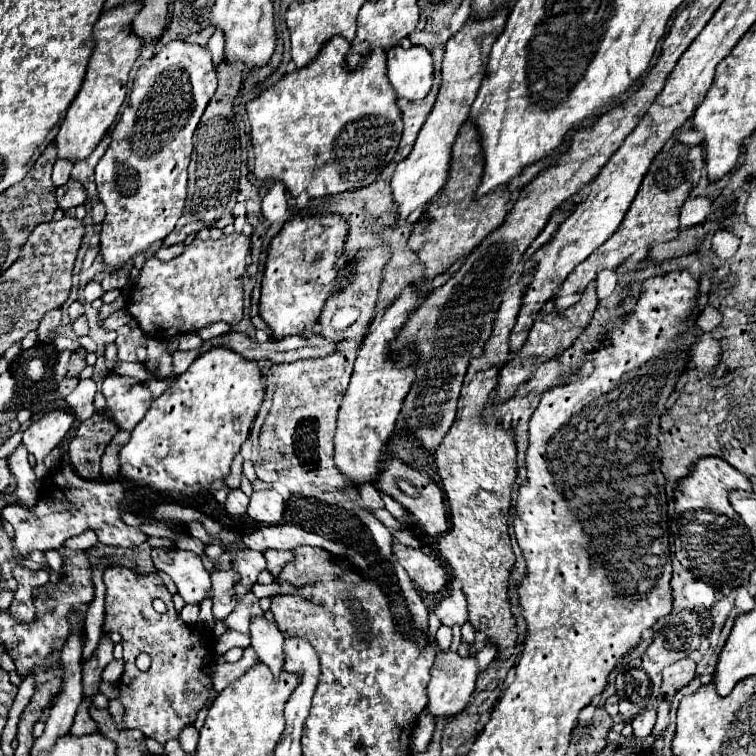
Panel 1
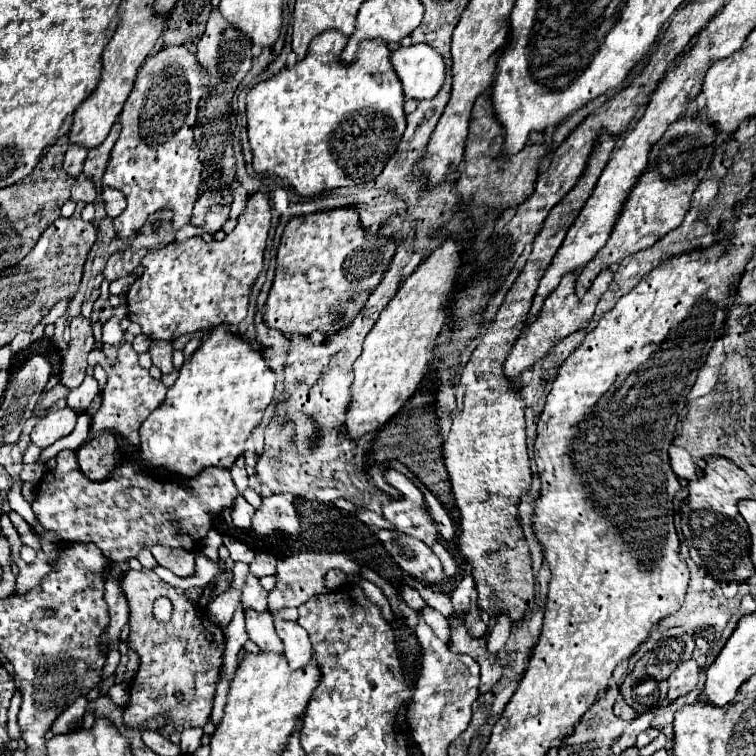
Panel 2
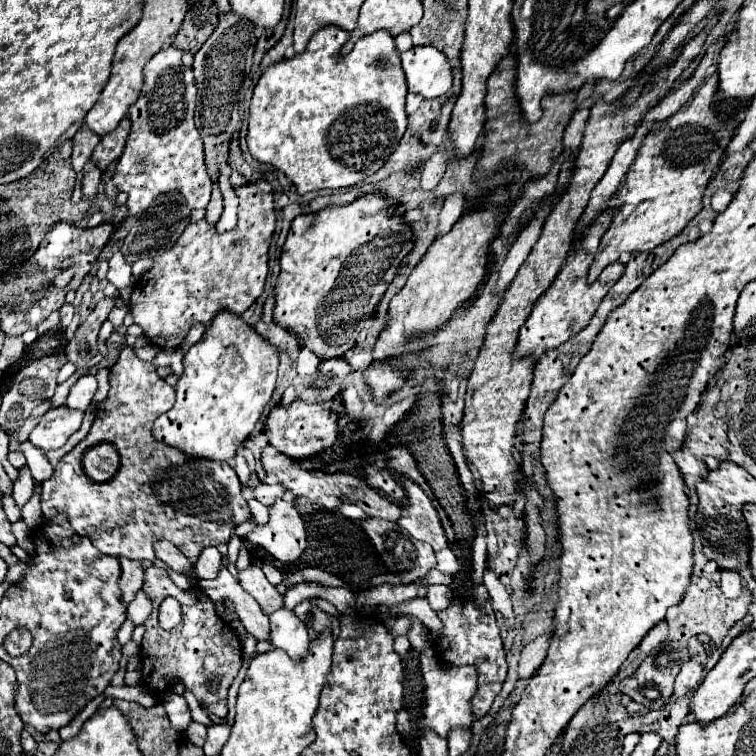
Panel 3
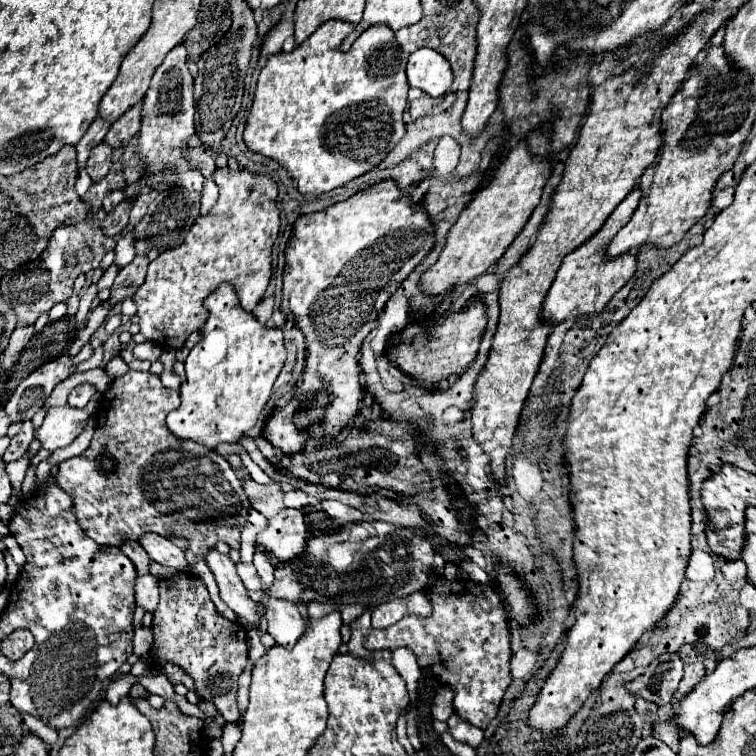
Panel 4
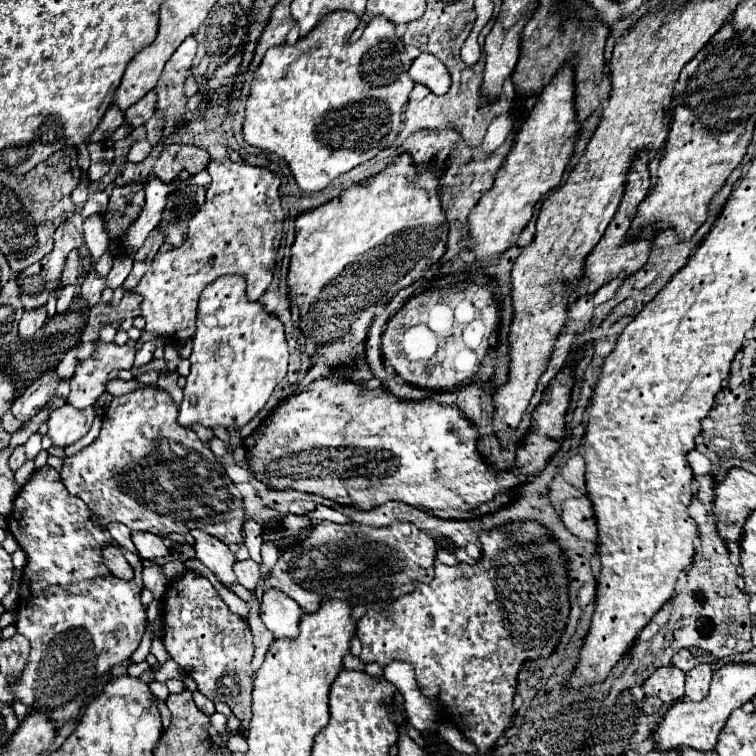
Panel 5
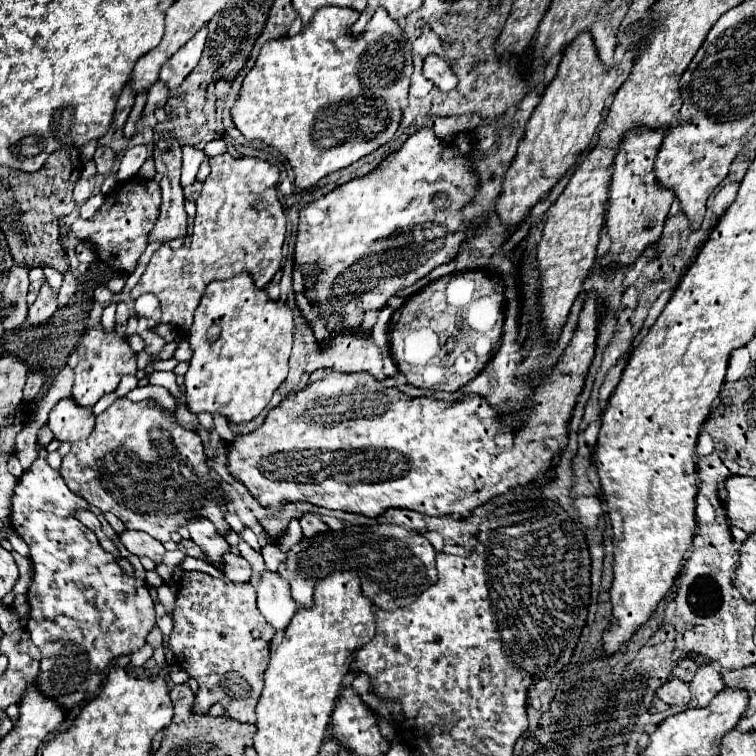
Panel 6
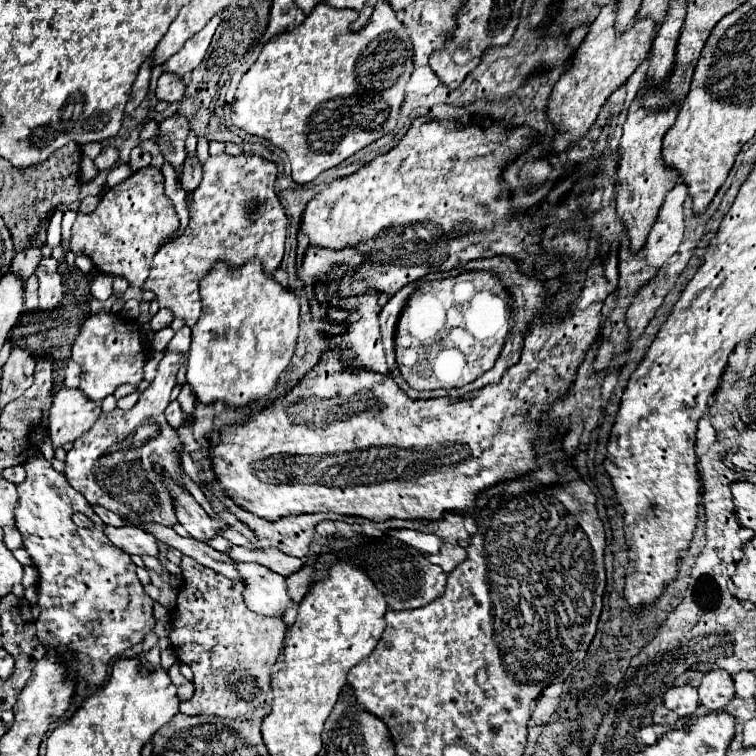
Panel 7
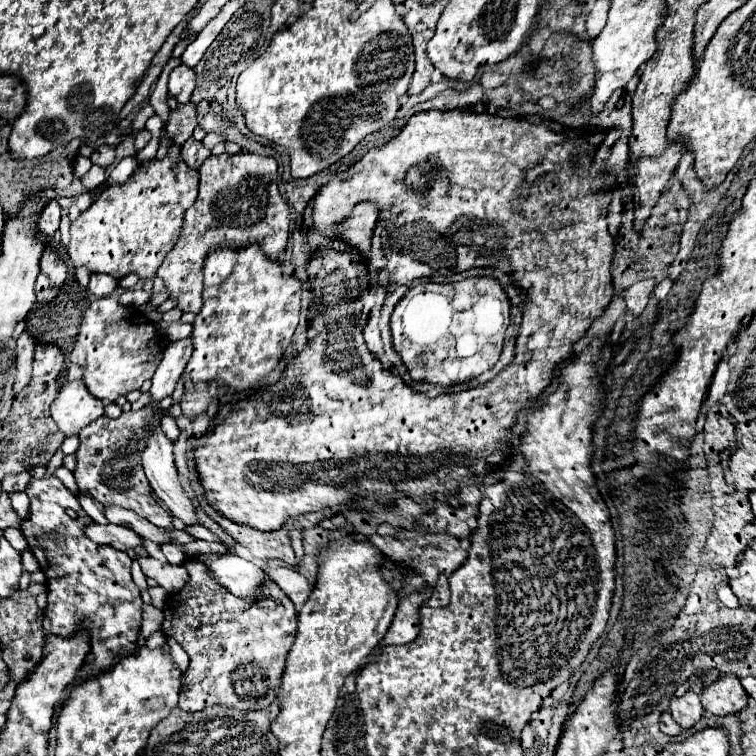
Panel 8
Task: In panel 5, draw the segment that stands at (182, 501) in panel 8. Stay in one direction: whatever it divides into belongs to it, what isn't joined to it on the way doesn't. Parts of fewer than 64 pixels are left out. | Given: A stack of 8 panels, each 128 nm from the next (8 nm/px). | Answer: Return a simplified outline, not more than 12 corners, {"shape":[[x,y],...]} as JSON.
{"shape":[[192,530],[196,558],[230,588],[234,554],[218,538]]}

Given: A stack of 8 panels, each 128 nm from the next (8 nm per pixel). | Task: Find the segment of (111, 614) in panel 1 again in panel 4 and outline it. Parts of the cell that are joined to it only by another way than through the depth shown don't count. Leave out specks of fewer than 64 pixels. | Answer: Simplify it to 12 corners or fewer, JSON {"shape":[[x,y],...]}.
{"shape":[[204,582],[158,584],[154,668],[180,666],[226,722],[238,720],[246,628]]}

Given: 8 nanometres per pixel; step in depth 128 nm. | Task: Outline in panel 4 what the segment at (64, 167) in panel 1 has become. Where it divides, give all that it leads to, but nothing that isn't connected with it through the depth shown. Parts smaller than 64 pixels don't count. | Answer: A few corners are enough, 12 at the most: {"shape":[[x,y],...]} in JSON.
{"shape":[[110,122],[90,124],[76,144],[78,168],[84,170],[90,150],[104,140]]}

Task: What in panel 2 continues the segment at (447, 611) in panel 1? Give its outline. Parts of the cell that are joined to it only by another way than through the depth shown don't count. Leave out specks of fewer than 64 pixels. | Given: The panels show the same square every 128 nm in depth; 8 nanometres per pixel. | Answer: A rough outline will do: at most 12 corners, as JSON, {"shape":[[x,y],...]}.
{"shape":[[466,576],[456,590],[450,602],[456,612],[466,614],[474,592],[472,576]]}

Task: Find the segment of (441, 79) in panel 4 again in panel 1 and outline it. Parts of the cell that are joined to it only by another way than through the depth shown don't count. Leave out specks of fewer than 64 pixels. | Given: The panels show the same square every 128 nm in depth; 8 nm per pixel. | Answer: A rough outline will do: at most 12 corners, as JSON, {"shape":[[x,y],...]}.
{"shape":[[424,46],[388,50],[398,98],[422,100],[434,64]]}

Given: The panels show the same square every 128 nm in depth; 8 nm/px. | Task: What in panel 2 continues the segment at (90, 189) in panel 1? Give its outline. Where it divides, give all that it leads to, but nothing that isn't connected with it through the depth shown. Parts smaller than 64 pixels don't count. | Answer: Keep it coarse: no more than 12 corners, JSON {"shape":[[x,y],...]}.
{"shape":[[116,122],[108,138],[84,160],[82,174],[100,184],[110,150],[120,134]]}

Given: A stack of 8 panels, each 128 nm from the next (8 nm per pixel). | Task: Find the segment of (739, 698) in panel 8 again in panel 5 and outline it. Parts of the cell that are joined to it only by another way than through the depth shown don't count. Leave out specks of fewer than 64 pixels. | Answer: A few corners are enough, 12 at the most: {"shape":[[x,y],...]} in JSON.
{"shape":[[696,664],[686,672],[686,698],[702,700],[712,668]]}

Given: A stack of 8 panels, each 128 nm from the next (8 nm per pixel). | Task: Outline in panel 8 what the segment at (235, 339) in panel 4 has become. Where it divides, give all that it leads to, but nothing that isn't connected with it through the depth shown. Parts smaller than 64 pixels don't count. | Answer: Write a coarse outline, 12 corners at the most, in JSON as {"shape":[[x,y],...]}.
{"shape":[[256,244],[204,262],[186,366],[246,390],[292,342],[300,280]]}

